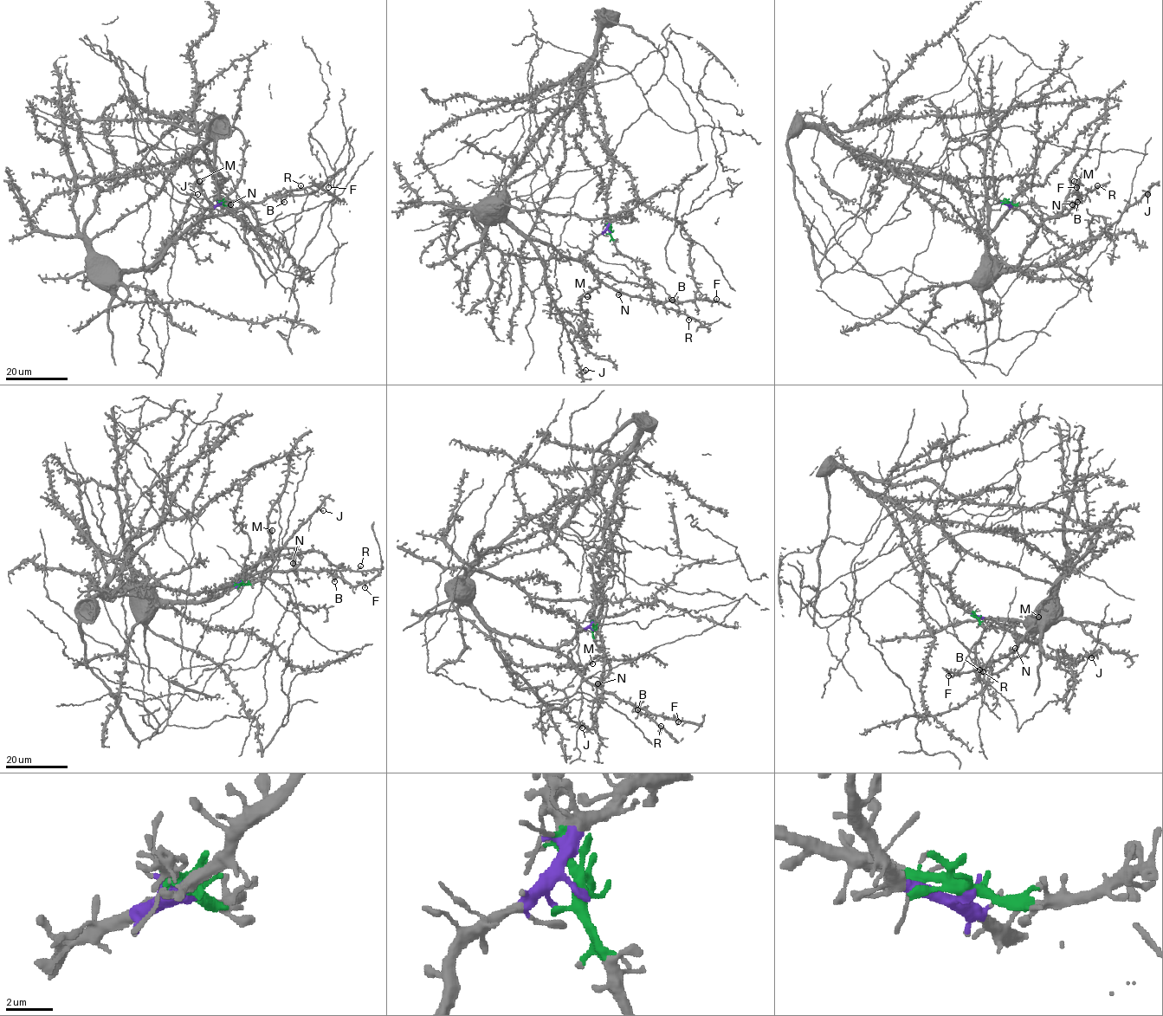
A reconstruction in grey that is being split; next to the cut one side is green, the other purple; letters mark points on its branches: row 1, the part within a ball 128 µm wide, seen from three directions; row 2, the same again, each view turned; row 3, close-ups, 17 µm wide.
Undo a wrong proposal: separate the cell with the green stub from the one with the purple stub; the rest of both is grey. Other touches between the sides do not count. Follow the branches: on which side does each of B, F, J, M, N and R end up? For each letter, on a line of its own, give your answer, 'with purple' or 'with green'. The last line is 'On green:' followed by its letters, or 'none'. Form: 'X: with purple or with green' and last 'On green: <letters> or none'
B: with purple
F: with purple
J: with purple
M: with purple
N: with purple
R: with purple
On green: none

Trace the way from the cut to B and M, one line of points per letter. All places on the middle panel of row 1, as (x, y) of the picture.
B: (610, 231), (604, 230), (593, 240), (593, 245), (582, 261), (604, 283), (629, 295), (659, 301), (673, 299)
M: (610, 231), (604, 230), (593, 240), (593, 245), (582, 261), (598, 281), (597, 287), (584, 294), (587, 297)

